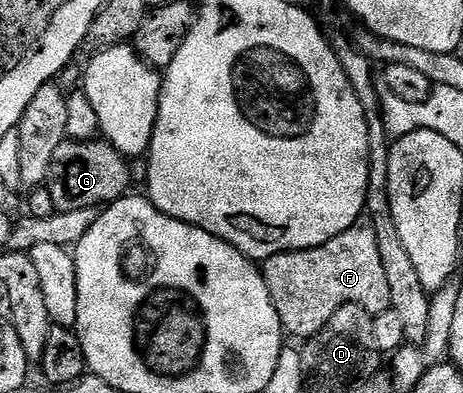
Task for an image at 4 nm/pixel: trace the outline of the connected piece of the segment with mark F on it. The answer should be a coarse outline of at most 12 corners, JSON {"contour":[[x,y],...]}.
{"contour":[[374,225],[267,256],[270,301],[307,341],[347,303],[392,310]]}

